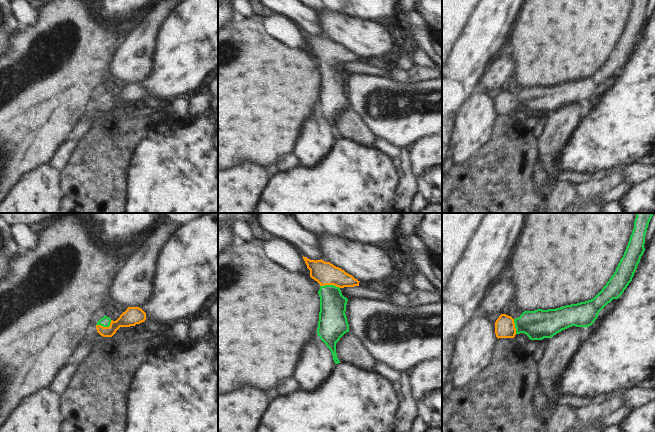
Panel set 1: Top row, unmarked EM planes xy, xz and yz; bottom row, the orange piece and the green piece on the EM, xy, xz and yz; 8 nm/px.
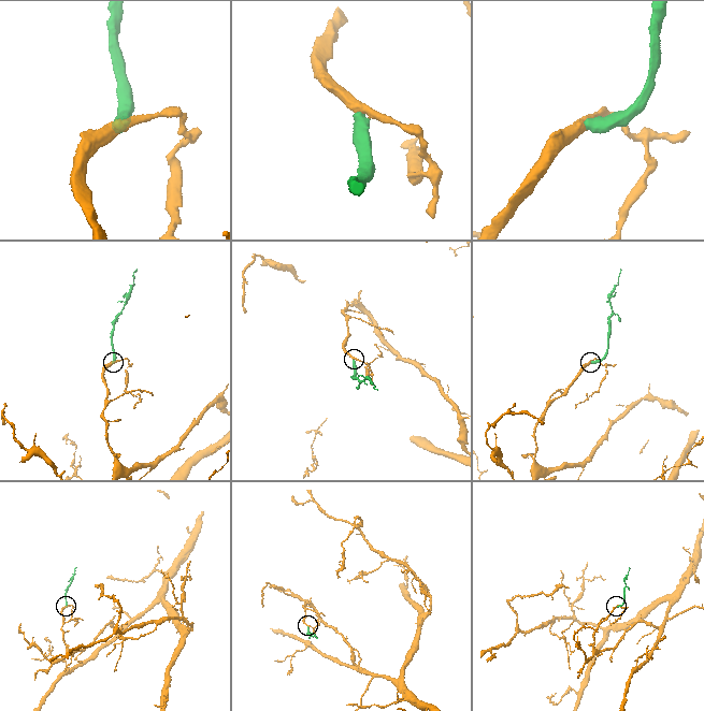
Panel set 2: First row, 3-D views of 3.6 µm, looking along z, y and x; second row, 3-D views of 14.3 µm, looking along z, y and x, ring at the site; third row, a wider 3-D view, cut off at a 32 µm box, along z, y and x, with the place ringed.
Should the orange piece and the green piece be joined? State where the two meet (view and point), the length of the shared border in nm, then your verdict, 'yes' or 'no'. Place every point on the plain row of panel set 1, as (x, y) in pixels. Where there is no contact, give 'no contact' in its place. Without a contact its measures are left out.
contact xz (330, 60); length 160 nm; yes

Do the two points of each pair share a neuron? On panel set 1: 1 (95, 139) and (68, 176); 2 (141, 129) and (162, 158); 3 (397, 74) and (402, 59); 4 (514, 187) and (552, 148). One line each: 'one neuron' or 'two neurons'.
1: one neuron
2: two neurons
3: two neurons
4: two neurons

